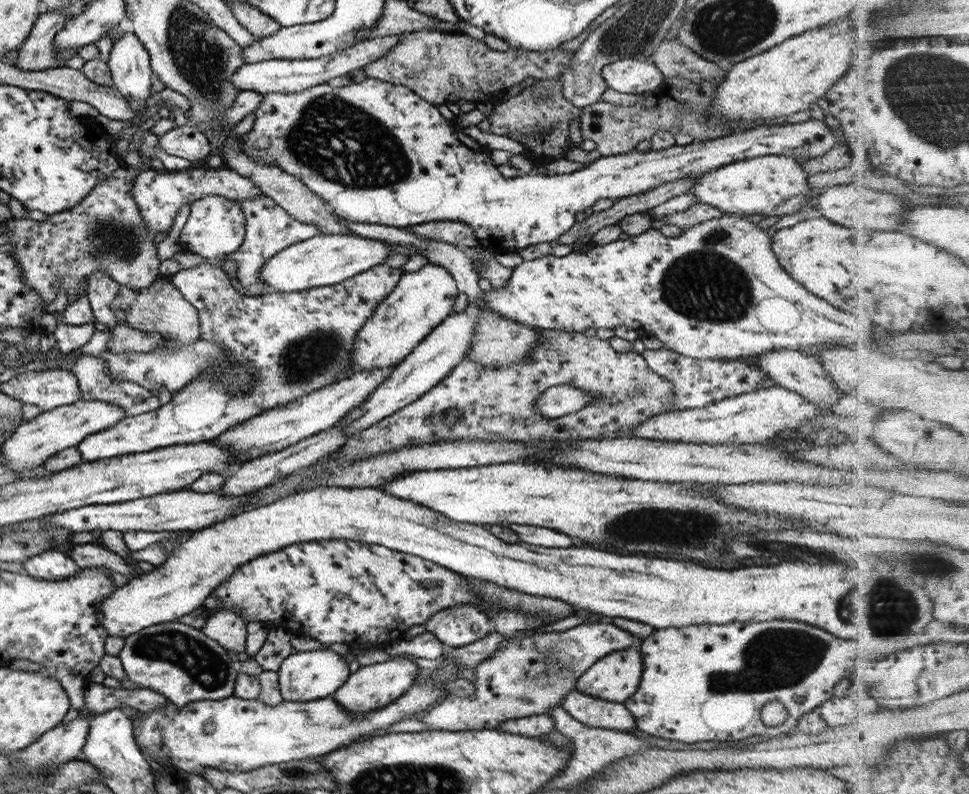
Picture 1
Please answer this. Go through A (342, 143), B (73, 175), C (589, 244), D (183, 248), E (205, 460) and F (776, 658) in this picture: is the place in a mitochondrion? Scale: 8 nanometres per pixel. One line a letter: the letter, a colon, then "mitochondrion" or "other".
A: mitochondrion
B: other
C: other
D: other
E: other
F: mitochondrion

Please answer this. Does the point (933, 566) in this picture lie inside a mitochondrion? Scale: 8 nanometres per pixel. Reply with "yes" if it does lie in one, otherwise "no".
yes

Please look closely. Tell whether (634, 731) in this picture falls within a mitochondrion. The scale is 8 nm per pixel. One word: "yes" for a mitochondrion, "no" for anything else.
no

